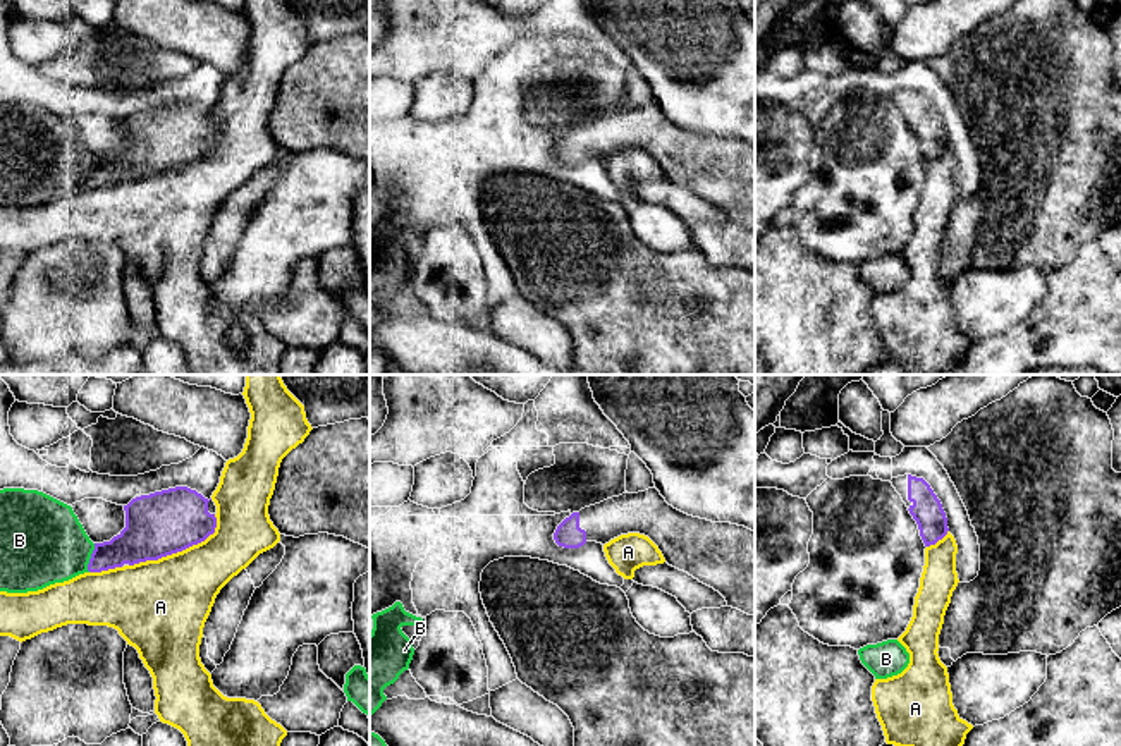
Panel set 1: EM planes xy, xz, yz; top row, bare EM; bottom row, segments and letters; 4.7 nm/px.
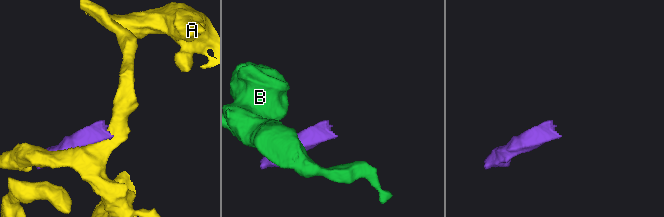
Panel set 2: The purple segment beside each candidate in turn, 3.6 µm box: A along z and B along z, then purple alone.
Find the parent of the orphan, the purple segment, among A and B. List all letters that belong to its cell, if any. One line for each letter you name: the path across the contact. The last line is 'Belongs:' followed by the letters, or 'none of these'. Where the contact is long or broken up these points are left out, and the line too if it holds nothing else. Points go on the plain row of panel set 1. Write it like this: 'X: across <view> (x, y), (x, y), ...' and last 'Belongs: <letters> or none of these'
Belongs: none of these

